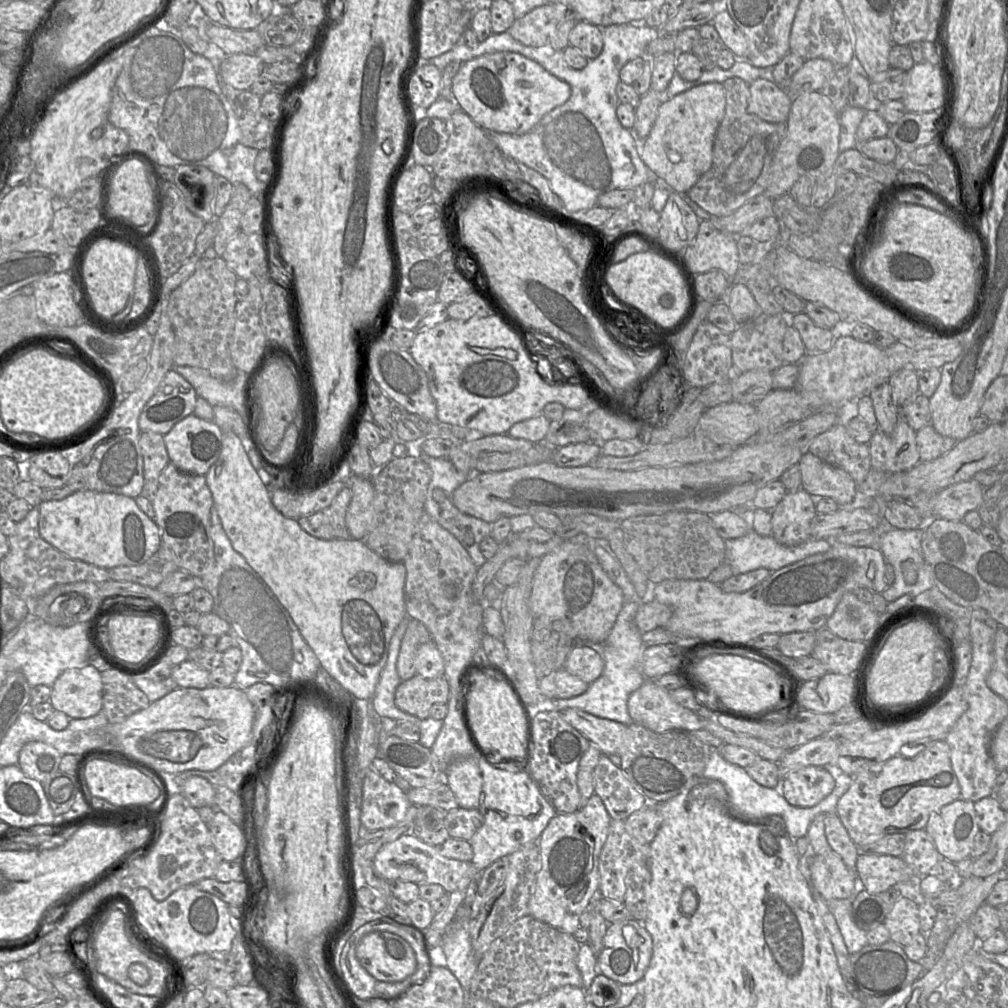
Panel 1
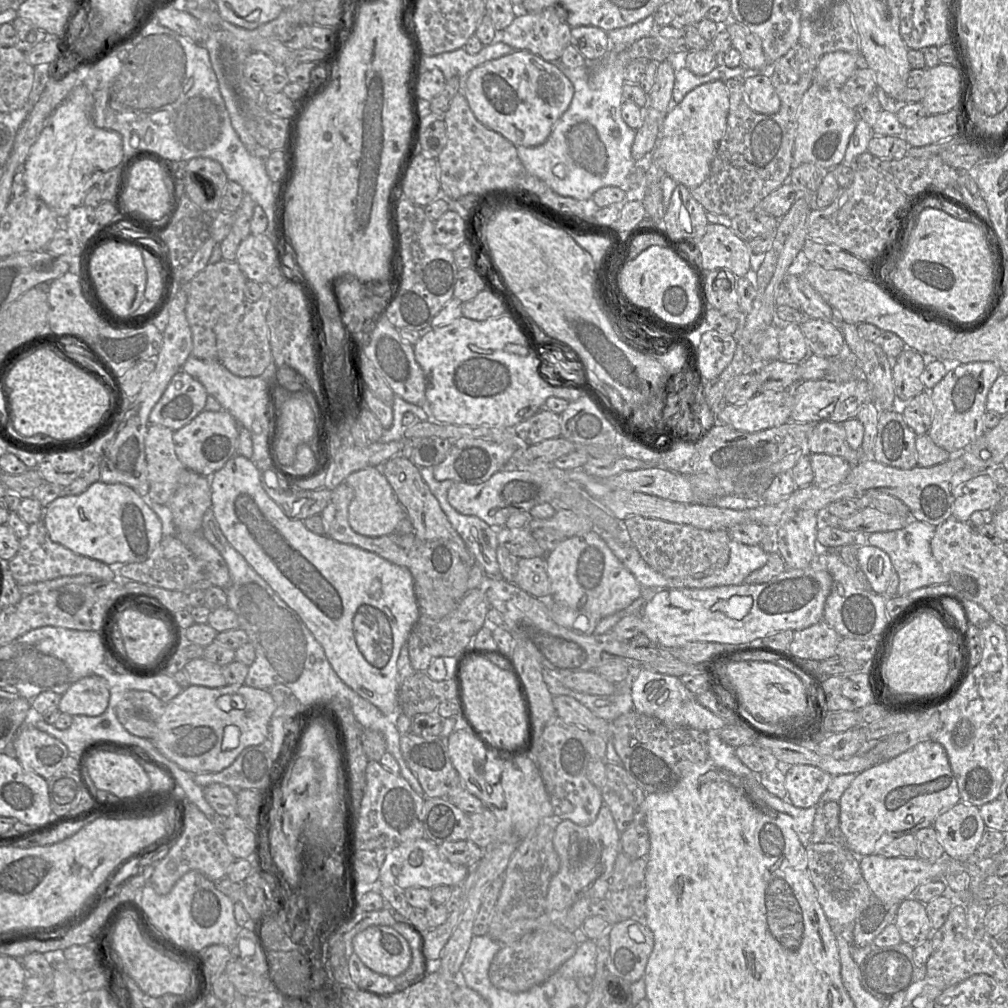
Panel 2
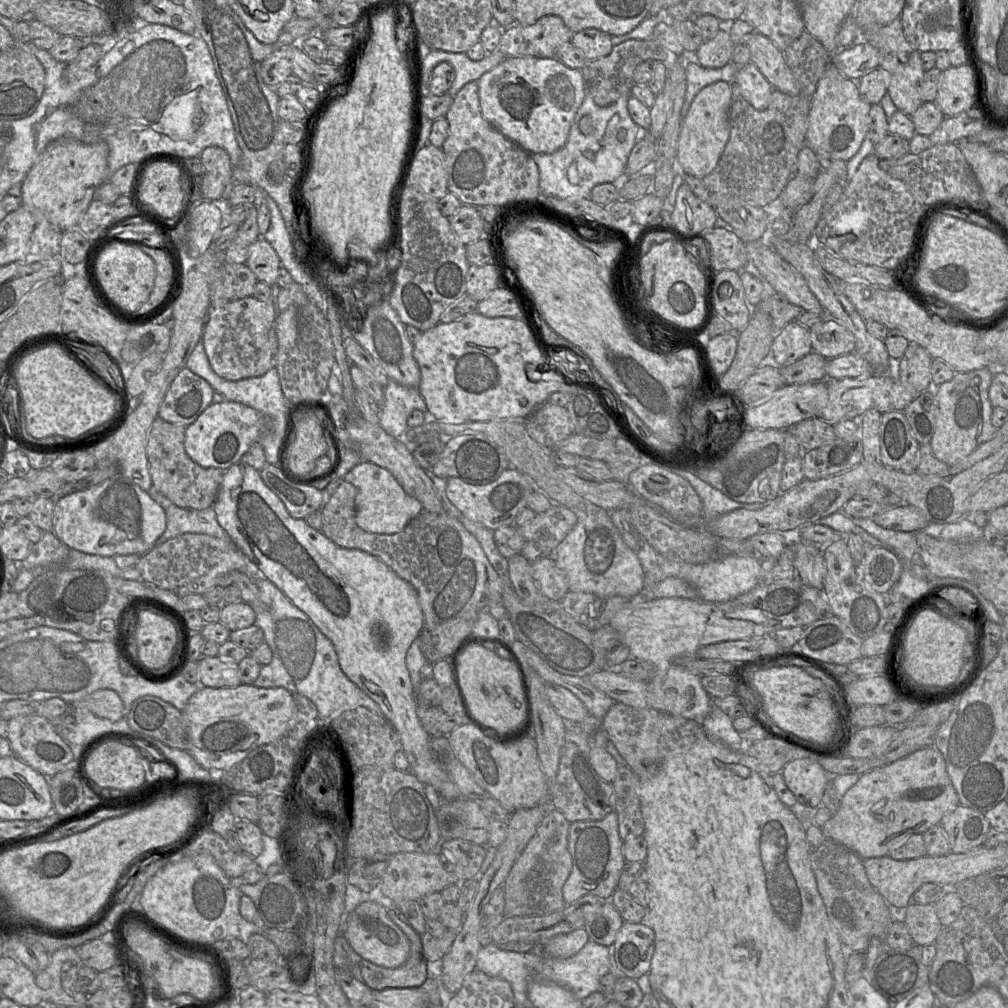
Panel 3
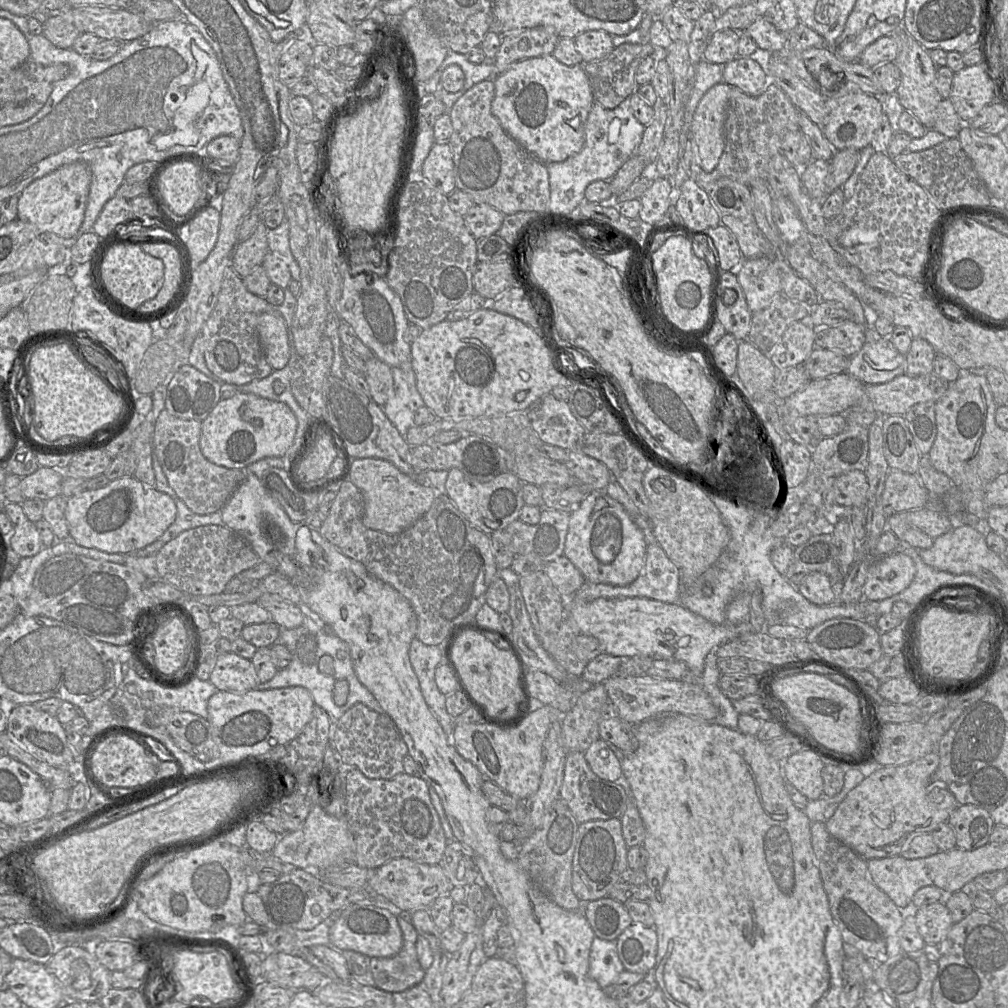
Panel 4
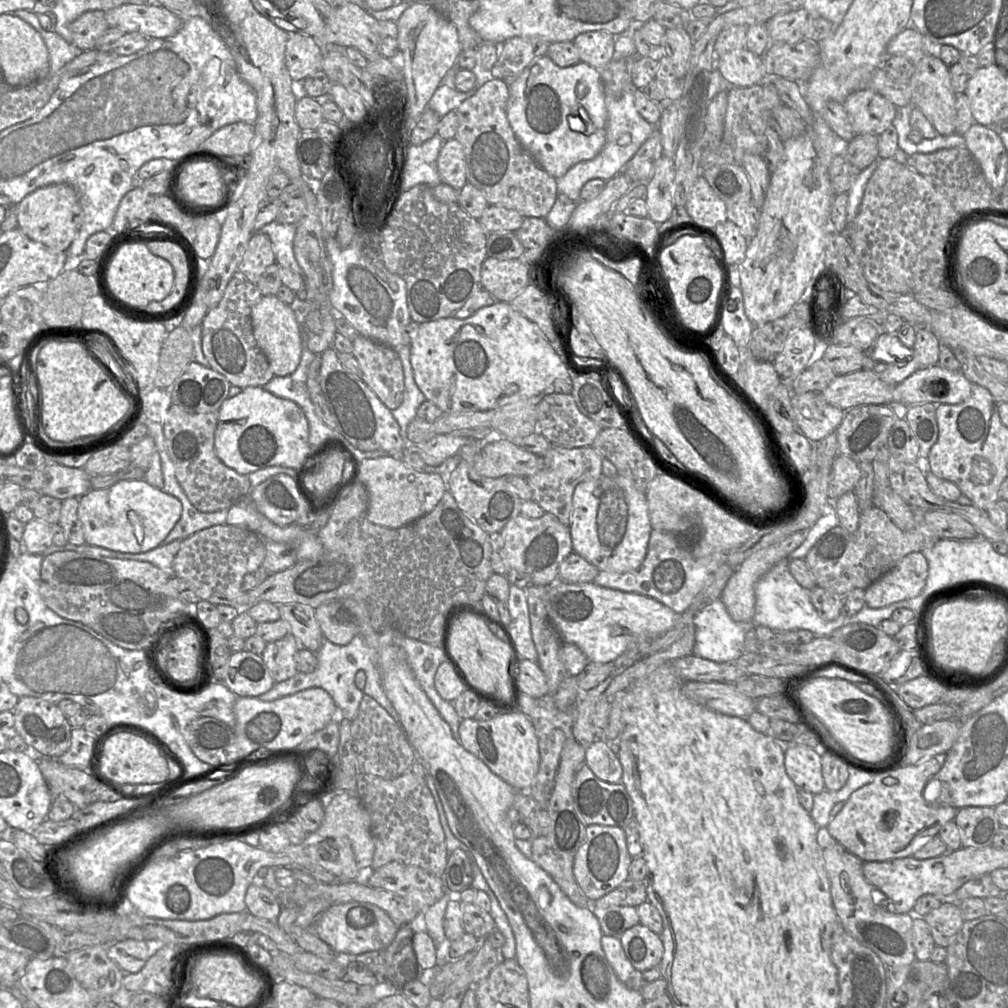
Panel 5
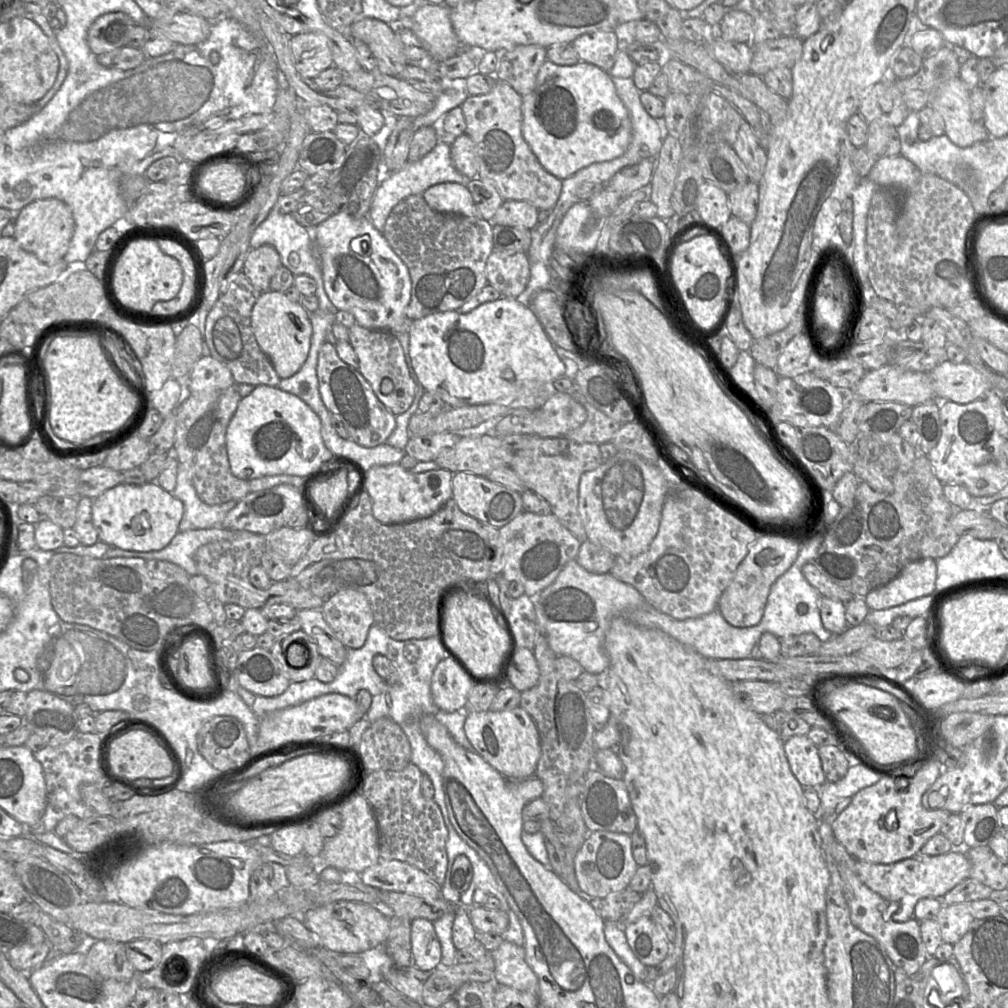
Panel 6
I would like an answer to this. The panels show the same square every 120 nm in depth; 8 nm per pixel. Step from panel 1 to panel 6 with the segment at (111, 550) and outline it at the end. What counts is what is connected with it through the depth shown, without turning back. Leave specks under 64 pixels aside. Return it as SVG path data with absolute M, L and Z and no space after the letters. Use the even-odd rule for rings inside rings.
M156 481L145 484L121 483L93 499L92 505L92 520L97 529L99 541L123 550L140 552L161 550L166 547L179 532L183 514L182 501L160 487Z

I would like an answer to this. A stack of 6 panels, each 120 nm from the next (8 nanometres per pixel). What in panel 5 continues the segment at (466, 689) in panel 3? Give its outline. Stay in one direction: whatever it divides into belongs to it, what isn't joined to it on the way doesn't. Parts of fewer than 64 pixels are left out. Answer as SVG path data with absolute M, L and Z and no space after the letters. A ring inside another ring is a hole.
M464 613L452 623L448 642L453 659L464 672L469 684L480 694L489 697L502 708L514 703L515 691L511 679L512 654L509 646L497 638L479 617Z

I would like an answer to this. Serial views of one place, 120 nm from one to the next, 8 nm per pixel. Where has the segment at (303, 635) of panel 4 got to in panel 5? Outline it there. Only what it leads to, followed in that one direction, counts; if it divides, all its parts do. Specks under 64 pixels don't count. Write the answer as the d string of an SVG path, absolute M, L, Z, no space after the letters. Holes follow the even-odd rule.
M356 635L349 644L344 646L336 645L324 637L320 649L314 653L317 656L318 665L313 672L298 672L295 676L285 681L275 683L268 692L261 694L258 698L262 701L273 701L305 689L322 688L329 693L335 702L339 711L339 718L353 721L357 716L361 700L367 695L378 702L400 725L399 715L388 699L382 684L378 654L375 649L365 643L361 635ZM358 671L364 671L366 675L366 682L362 689L358 688L355 683Z

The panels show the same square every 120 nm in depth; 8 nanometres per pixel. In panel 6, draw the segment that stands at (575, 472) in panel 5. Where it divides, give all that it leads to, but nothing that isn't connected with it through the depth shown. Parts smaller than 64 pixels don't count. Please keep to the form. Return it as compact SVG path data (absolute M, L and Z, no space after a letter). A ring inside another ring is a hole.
M532 437L528 447L514 453L510 468L524 482L526 489L545 499L551 512L581 542L587 539L578 512L579 482L582 474L597 469L603 464L600 448L593 443L575 443L566 437Z

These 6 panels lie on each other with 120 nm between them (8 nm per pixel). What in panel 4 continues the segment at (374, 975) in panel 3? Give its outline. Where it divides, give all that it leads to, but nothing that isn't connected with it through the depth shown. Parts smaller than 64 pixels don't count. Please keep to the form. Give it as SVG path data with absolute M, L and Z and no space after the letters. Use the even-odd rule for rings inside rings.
M400 916L399 926L403 934L399 953L390 958L371 958L370 961L375 987L391 993L403 993L421 984L426 972L417 956L417 930L412 922Z

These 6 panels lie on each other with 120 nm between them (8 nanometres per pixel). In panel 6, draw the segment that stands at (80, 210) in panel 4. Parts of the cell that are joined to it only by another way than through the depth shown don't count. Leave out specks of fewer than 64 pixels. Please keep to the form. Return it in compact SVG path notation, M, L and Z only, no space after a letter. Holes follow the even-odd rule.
M56 198L33 201L13 214L12 221L15 223L14 238L25 251L45 264L55 264L64 258L74 232L74 219L63 201Z

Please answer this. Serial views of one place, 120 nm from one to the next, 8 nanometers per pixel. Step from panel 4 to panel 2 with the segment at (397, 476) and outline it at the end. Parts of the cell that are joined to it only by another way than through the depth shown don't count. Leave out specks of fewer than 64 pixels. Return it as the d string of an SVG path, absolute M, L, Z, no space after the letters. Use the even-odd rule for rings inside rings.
M367 467L353 472L345 478L344 483L354 489L354 498L348 507L348 522L356 533L368 537L389 535L405 518L405 511L380 467Z

